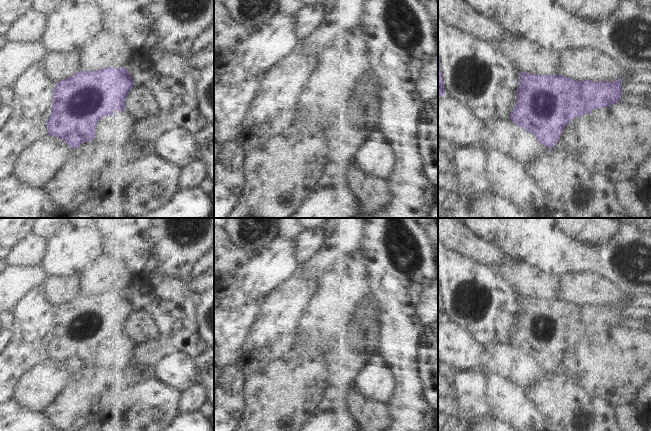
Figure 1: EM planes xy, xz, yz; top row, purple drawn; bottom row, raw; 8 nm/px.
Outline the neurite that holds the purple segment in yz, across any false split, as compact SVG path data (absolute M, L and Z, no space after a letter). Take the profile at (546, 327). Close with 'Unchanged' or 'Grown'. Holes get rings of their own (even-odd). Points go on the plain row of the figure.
M651 295L627 296L613 306L581 306L559 298L535 299L521 296L517 328L510 338L510 344L527 356L533 357L543 370L554 372L571 343L590 338L593 333L620 326L621 320L625 318L651 319Z. Grown.

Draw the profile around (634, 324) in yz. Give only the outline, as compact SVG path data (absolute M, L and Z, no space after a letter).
M625 318L620 322L620 326L631 329L631 330L640 330L644 326L643 319L634 319L634 318Z

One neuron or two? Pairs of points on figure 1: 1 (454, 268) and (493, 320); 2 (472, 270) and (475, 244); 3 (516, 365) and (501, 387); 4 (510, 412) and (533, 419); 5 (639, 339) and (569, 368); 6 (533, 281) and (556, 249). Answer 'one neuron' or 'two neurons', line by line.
1: one neuron
2: two neurons
3: two neurons
4: one neuron
5: one neuron
6: two neurons

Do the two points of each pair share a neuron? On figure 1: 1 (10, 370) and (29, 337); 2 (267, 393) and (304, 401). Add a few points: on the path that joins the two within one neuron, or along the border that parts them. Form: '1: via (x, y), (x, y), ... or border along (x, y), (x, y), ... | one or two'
1: via (12, 362), (27, 345) | one
2: via (276, 401), (295, 401) | one

